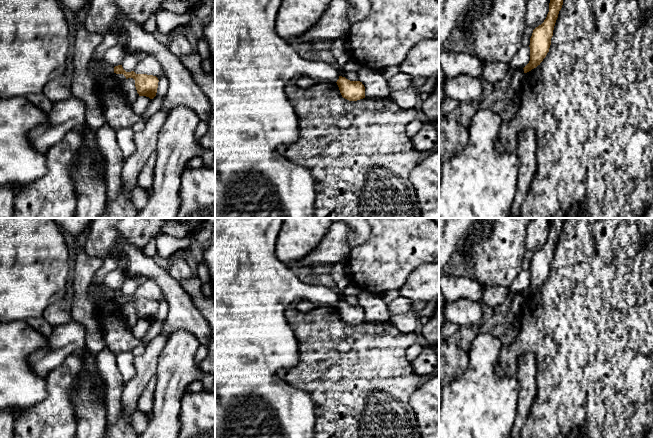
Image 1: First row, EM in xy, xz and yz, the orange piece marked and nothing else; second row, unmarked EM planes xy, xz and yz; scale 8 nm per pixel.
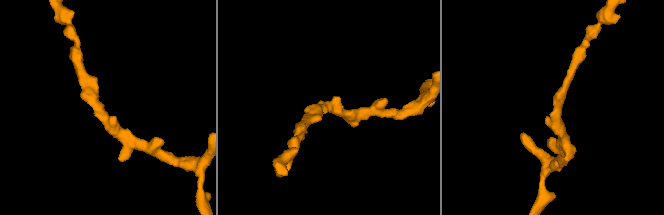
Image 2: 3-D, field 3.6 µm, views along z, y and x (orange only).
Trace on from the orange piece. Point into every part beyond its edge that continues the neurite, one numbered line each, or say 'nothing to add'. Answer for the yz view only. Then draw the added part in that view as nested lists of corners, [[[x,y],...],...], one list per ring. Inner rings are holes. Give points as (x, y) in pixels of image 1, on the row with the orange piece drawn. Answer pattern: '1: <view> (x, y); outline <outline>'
nothing to add

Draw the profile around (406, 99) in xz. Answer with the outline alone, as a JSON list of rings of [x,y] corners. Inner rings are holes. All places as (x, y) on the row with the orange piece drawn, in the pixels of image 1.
[[[411,87],[404,91],[391,92],[388,99],[403,109],[411,109],[416,105],[418,94],[418,90]]]

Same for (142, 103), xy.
[[[139,96],[134,111],[142,115],[144,110],[148,107],[152,99],[146,96]]]

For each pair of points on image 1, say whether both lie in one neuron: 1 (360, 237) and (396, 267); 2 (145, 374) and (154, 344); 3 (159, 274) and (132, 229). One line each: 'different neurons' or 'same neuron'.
1: different neurons
2: same neuron
3: different neurons

